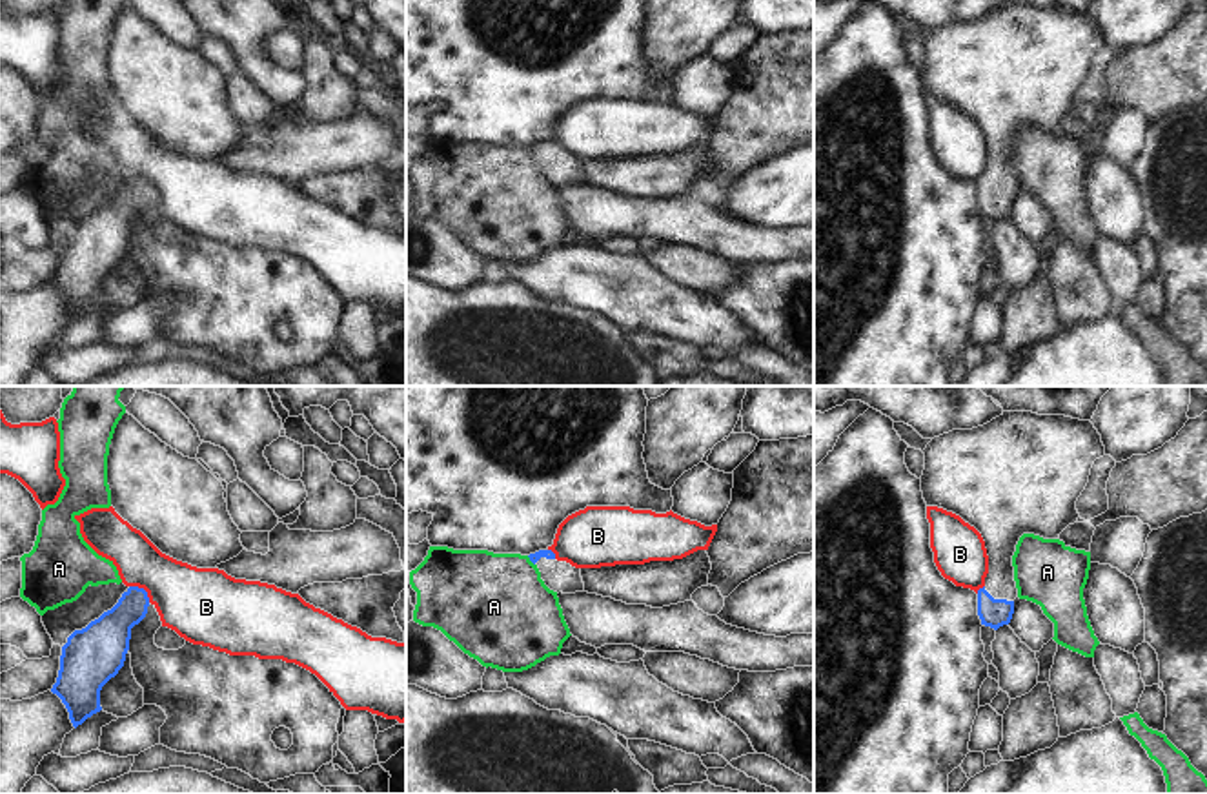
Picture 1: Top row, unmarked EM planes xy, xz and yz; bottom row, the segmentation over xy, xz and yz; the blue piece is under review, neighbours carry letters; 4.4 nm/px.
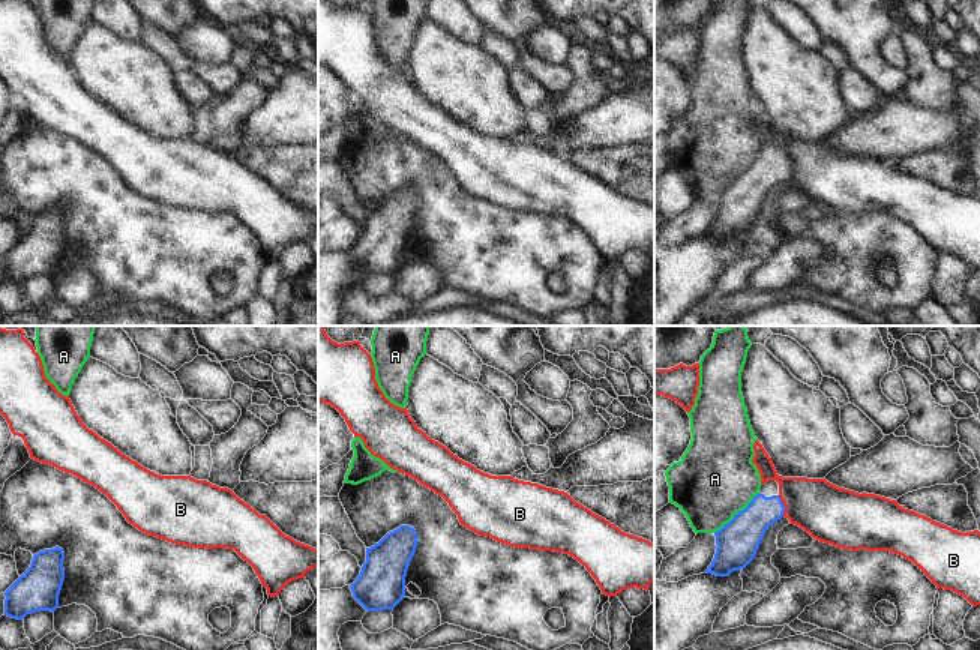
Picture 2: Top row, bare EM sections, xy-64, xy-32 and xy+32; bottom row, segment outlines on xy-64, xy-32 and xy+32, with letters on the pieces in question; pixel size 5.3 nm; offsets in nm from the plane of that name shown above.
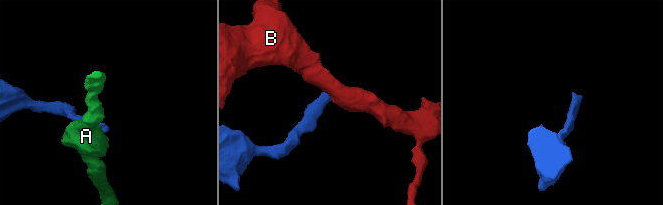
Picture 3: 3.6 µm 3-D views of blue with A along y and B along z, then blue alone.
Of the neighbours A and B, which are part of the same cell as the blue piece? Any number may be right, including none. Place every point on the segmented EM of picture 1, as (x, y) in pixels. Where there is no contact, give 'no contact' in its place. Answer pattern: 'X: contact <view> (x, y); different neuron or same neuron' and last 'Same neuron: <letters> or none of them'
A: contact xz (530, 559); different neuron
B: contact xy (142, 589); different neuron
Same neuron: none of them

